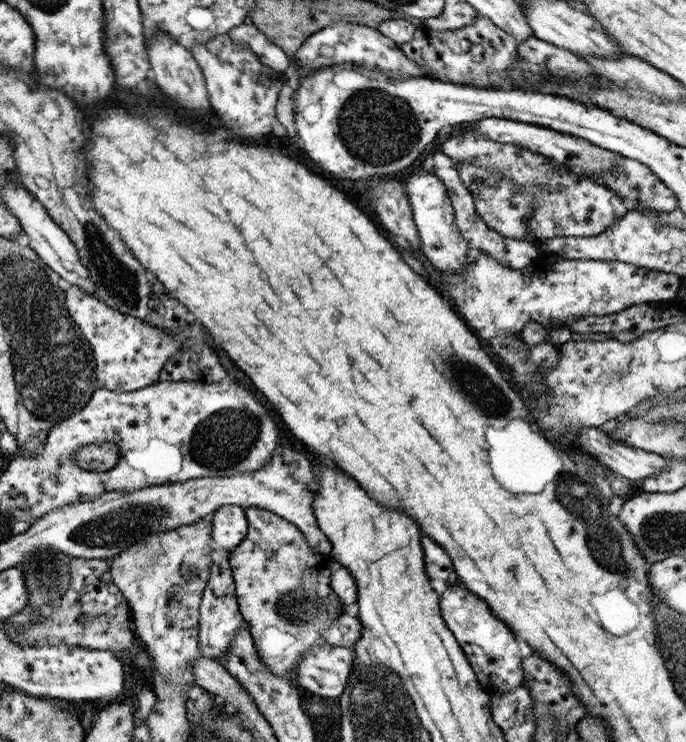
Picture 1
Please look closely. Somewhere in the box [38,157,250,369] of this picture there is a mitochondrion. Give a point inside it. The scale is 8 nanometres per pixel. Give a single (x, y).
(120, 281)

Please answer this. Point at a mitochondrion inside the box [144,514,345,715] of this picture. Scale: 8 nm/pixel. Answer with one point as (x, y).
(296, 605)

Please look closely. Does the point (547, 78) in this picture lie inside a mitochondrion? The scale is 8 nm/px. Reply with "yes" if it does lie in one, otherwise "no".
no

